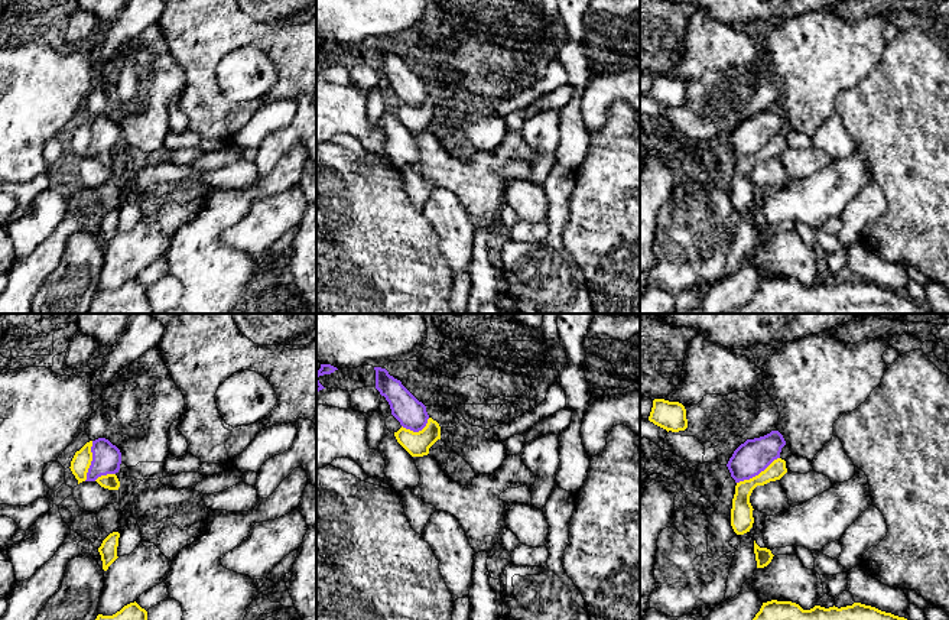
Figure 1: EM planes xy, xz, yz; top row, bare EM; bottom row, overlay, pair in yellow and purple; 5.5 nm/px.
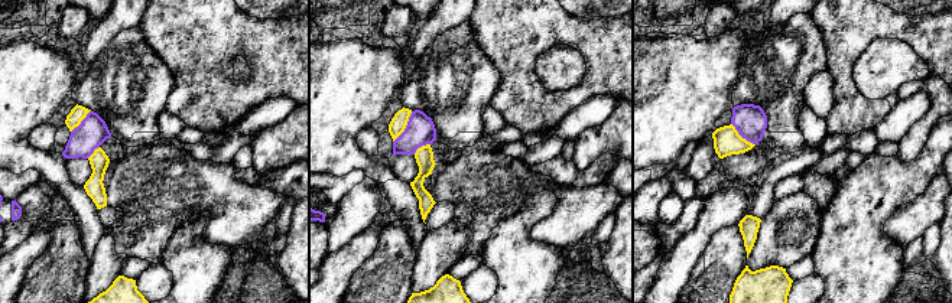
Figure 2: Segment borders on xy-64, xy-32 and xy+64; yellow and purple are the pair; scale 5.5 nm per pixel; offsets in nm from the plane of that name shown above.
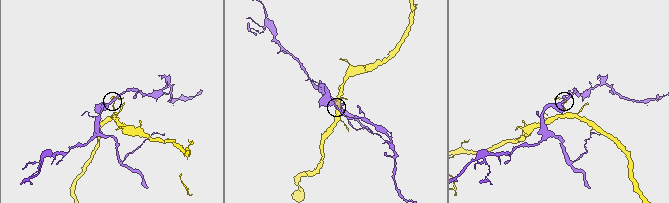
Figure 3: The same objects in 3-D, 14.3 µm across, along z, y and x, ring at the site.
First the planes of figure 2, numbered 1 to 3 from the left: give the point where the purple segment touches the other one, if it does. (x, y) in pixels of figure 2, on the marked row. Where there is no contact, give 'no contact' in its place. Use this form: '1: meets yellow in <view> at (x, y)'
1: meets yellow in xy-64 at (81, 120)
2: meets yellow in xy-32 at (405, 127)
3: meets yellow in xy+64 at (740, 136)

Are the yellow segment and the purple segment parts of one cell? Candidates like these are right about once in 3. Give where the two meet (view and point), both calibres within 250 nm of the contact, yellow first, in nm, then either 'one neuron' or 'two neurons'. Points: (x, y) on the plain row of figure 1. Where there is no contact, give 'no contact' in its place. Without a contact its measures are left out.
yz (759, 151) | 130/190 nm | two neurons

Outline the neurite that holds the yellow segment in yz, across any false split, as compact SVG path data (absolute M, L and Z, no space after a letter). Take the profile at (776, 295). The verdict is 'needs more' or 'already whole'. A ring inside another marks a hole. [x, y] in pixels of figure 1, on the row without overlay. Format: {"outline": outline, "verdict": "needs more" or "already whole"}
{"outline": "M771 276L763 279L753 298L725 314L933 314L927 305L917 303L904 293L881 288L875 283L854 279L846 283L820 283L803 286L792 277Z", "verdict": "already whole"}

